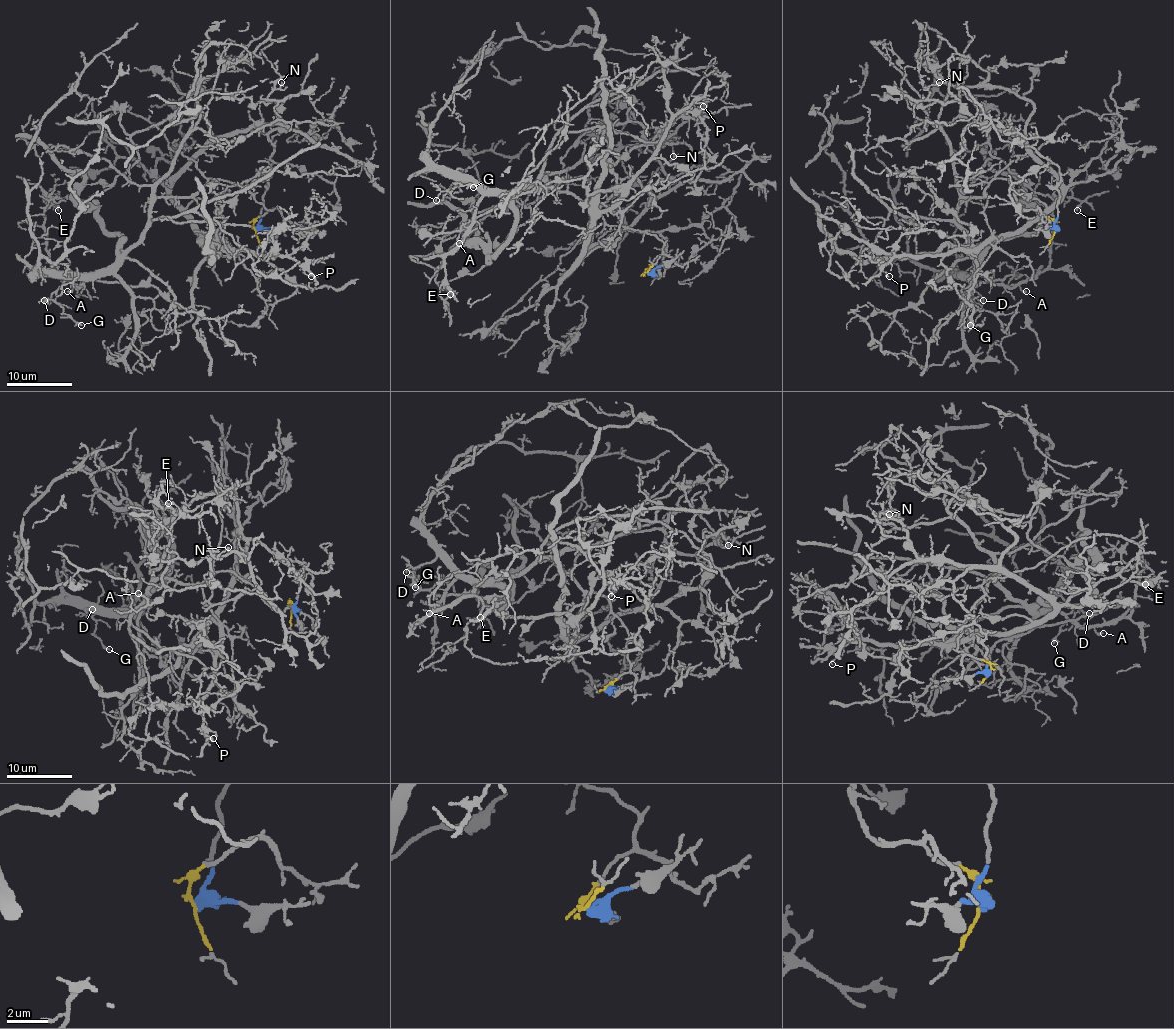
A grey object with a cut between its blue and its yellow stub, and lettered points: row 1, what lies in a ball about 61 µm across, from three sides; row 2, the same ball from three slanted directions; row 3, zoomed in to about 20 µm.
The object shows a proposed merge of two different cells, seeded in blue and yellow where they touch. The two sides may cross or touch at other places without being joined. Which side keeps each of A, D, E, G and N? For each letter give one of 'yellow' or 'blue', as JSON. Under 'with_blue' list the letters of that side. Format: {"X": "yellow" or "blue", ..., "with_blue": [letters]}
{"A": "yellow", "D": "yellow", "E": "yellow", "G": "yellow", "N": "blue", "with_blue": ["N"]}

